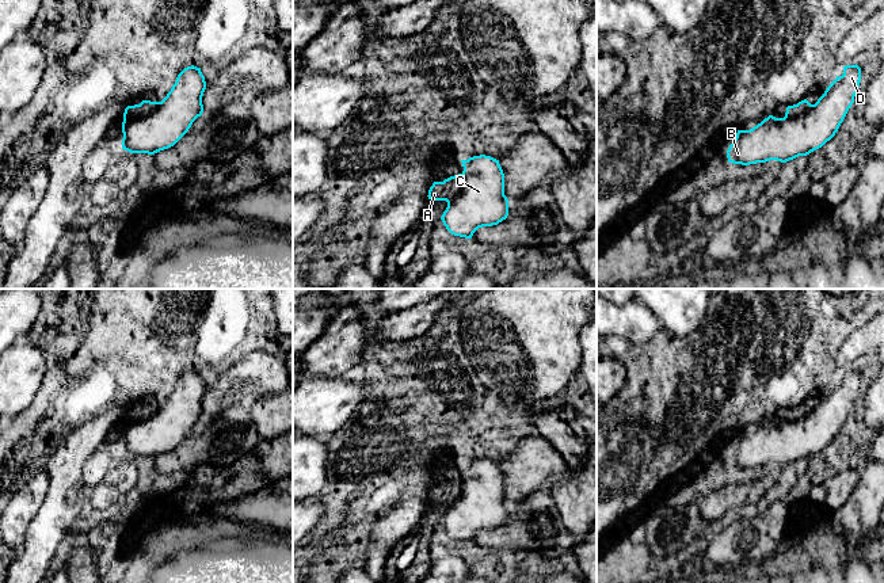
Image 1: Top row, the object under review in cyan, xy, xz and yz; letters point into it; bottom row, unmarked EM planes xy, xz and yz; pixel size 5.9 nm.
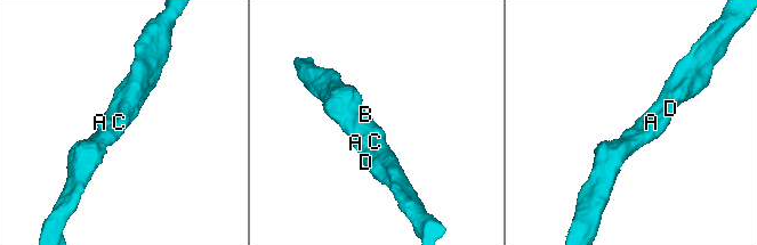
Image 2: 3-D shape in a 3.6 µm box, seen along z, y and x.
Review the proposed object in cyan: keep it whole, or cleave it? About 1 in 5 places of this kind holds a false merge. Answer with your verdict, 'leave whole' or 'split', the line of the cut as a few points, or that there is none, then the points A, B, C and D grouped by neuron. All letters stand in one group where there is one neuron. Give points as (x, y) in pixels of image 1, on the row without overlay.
split; cut in xy along (157, 406), (148, 418), (124, 425); A / B C D

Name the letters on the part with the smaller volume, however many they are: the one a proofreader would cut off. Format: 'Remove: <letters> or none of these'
Remove: A

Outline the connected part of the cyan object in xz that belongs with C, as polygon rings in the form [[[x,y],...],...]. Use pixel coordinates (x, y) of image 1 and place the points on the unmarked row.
[[[480,458],[461,466],[460,496],[447,506],[441,523],[451,538],[472,542],[479,531],[498,529],[507,522],[508,503],[499,464]]]

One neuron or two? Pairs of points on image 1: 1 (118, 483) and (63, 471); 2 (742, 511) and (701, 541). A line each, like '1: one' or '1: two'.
1: two
2: one

